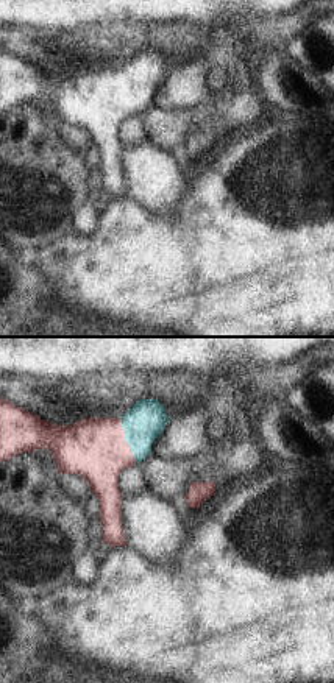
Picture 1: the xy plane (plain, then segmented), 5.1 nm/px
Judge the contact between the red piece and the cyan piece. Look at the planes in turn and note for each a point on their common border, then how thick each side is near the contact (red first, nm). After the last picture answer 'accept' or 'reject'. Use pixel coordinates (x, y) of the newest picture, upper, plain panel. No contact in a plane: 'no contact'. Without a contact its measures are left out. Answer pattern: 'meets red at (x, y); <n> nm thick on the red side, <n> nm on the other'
meets red at (124, 91); 320 nm thick on the red side, 200 nm on the other

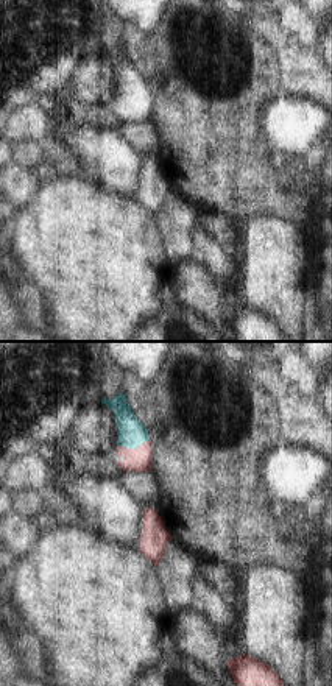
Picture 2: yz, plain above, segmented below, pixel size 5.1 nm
meets red at (133, 100); 120 nm thick on the red side, 150 nm on the other

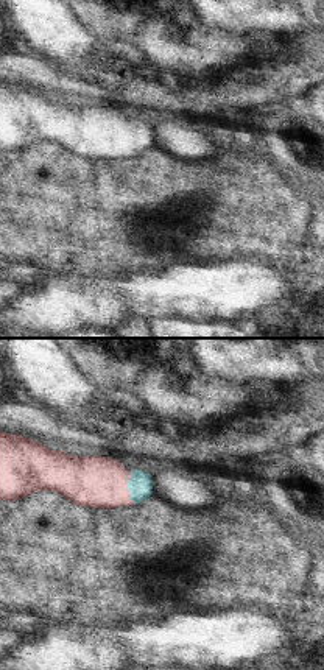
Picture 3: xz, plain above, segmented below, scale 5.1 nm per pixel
meets red at (126, 139); 260 nm thick on the red side, 130 nm on the other

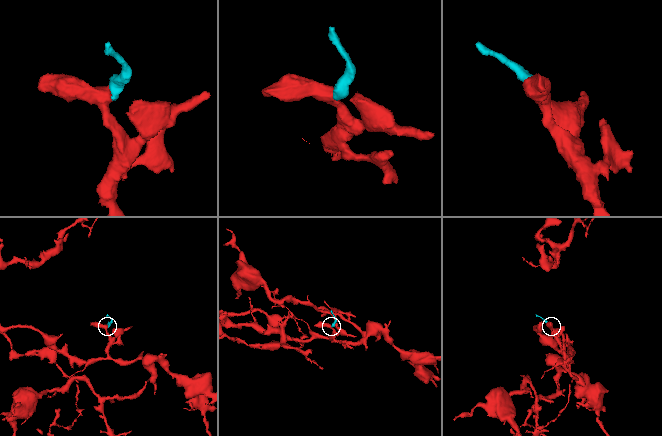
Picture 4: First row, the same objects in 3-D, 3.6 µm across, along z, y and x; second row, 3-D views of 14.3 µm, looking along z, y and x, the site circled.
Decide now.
accept

